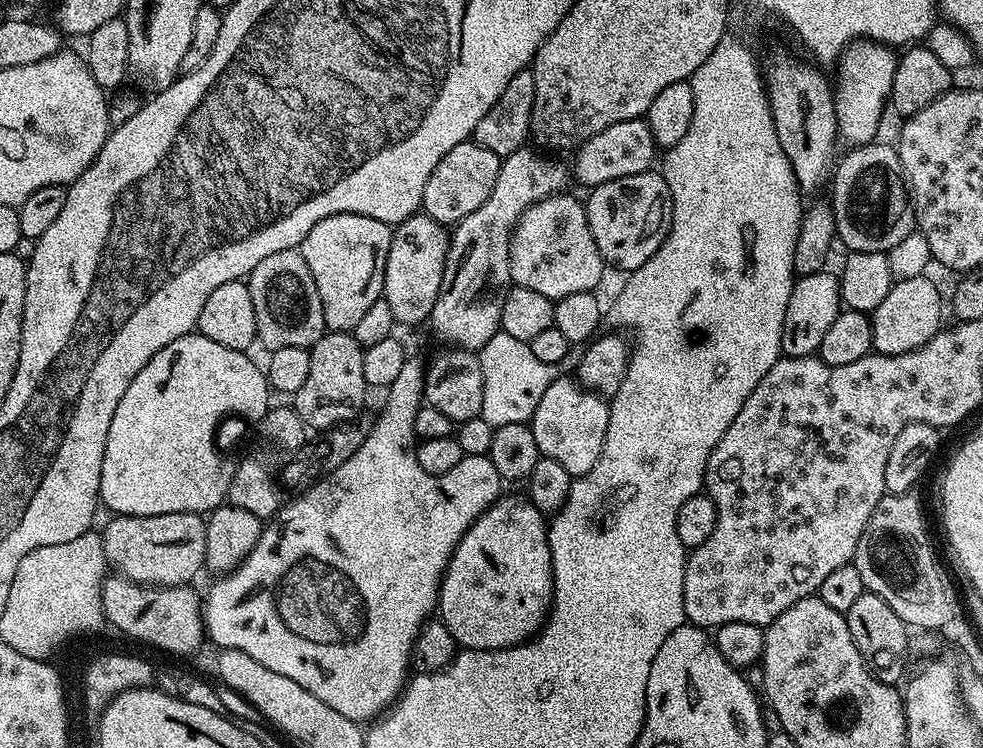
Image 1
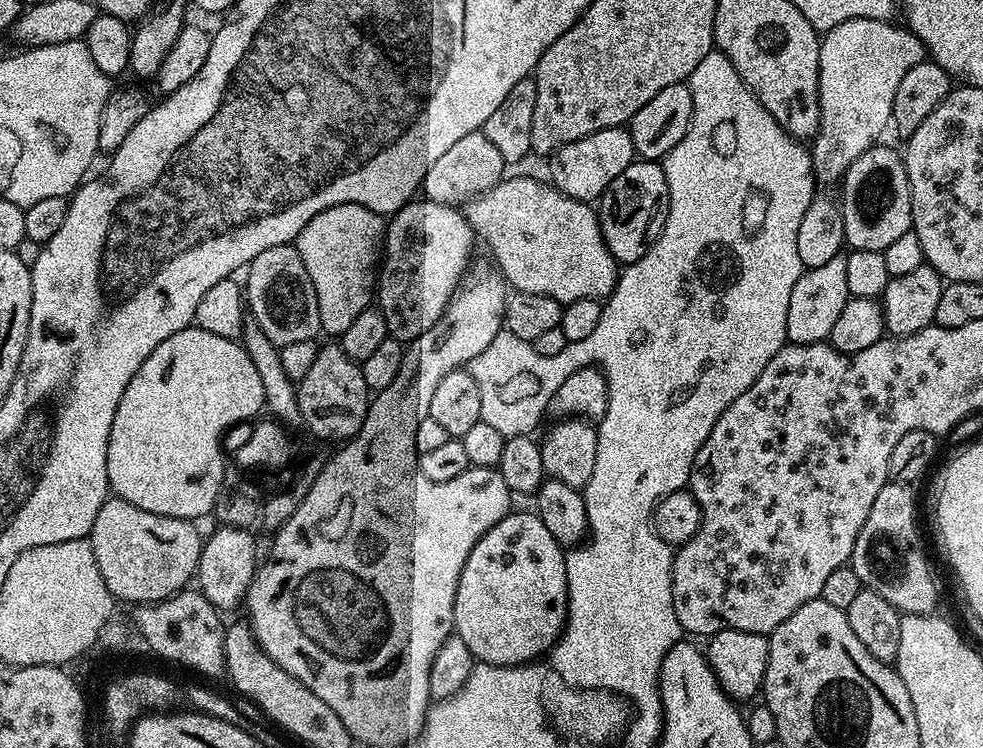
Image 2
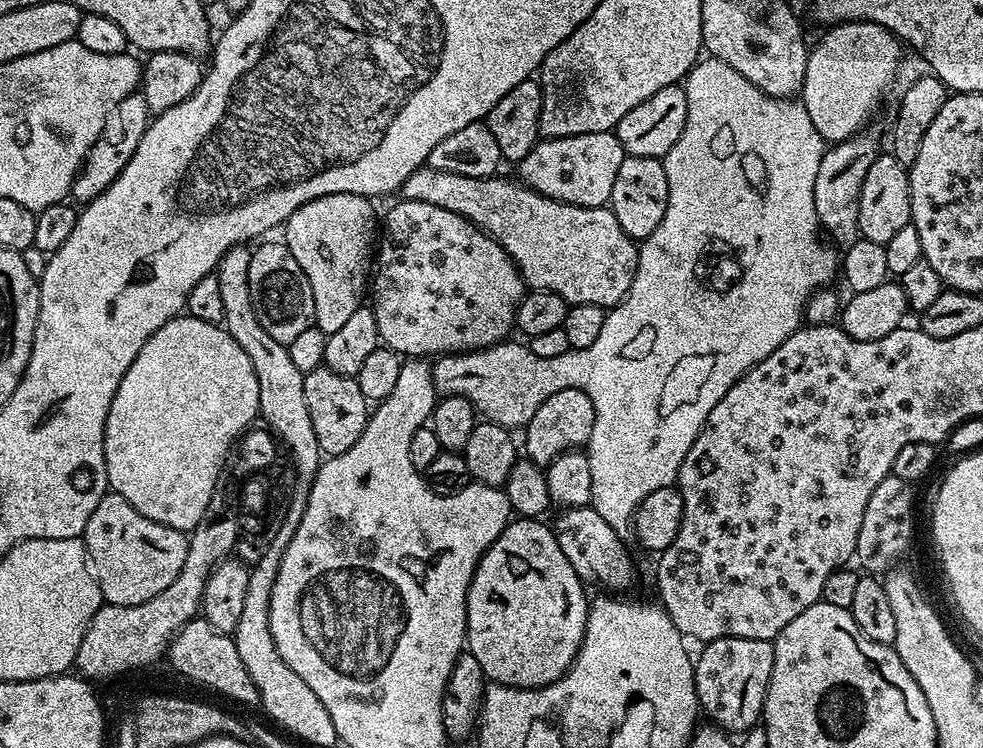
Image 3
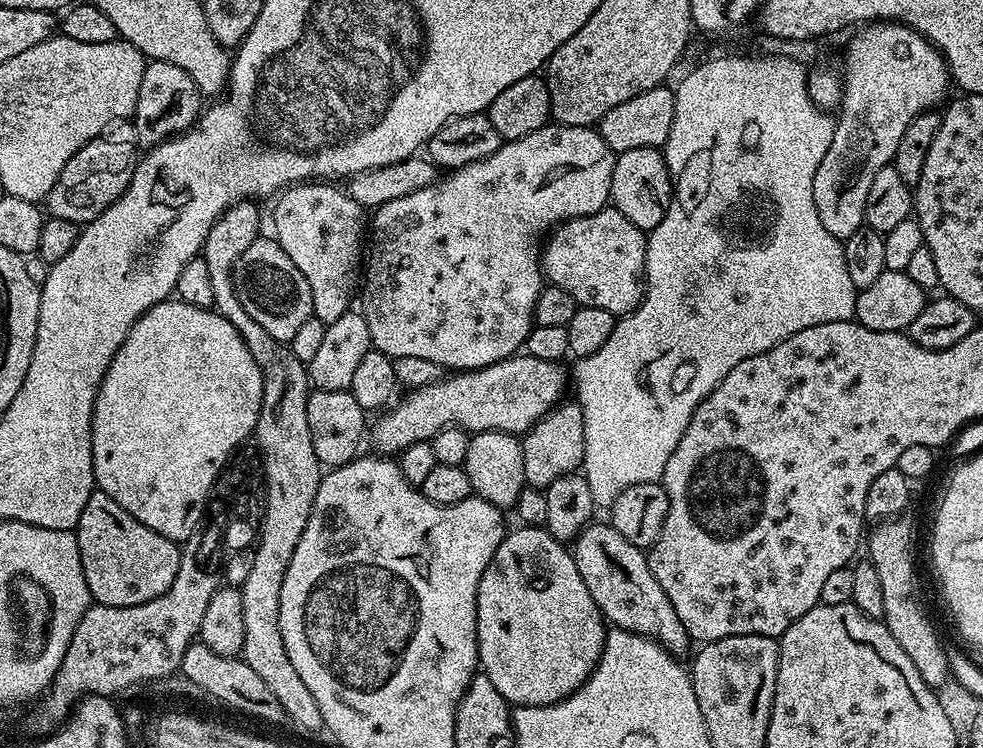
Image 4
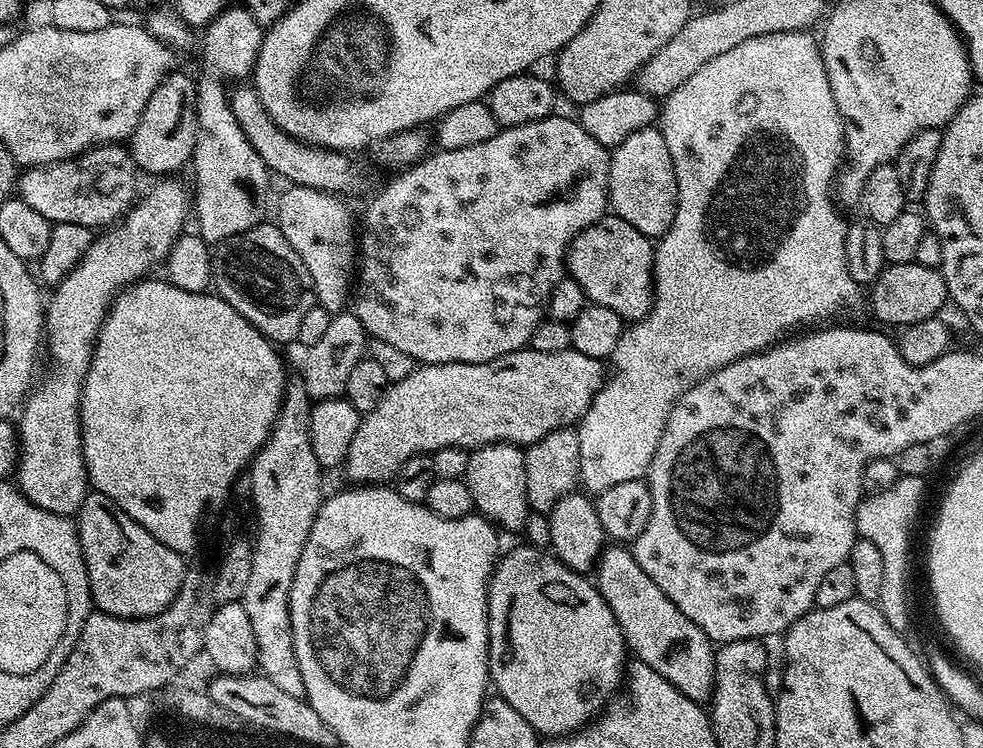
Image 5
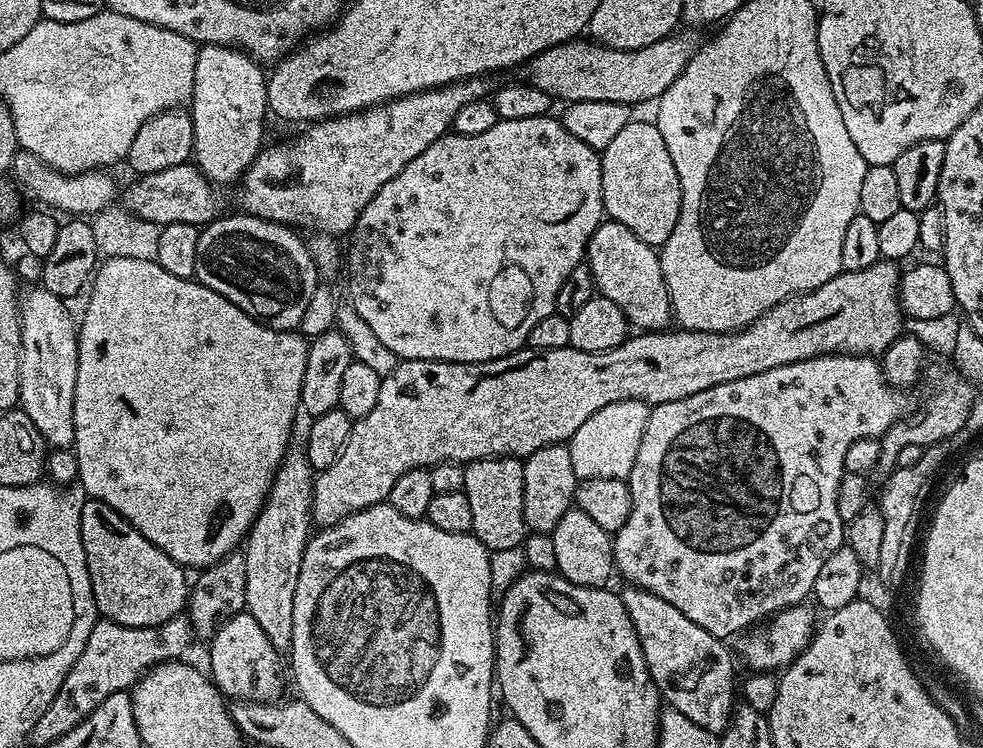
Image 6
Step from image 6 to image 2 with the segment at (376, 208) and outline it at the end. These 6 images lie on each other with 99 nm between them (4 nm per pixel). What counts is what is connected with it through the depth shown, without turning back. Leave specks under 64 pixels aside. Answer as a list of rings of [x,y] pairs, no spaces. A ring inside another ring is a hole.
[[[627,127],[598,130],[586,138],[578,138],[574,142],[564,144],[557,152],[553,152],[547,161],[547,179],[552,187],[557,188],[564,196],[596,202],[608,189],[610,182],[614,182],[614,178],[618,178],[618,174],[622,174],[622,170],[626,170],[626,166],[630,166],[635,159],[637,154]],[[427,198],[409,200],[387,221],[382,245],[382,267],[378,272],[378,311],[386,318],[391,339],[401,342],[417,340],[426,330],[430,330],[434,322],[438,322],[473,263],[472,240],[472,227],[459,207],[439,204]]]

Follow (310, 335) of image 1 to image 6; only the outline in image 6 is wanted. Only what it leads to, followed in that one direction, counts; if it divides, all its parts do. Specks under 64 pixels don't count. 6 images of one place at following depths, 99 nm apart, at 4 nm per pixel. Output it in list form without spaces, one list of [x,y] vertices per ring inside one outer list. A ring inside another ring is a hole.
[[[221,215],[212,223],[200,228],[195,279],[205,284],[210,290],[222,294],[222,298],[234,302],[234,306],[250,314],[250,318],[274,330],[291,332],[299,329],[302,313],[318,287],[316,263],[308,252],[307,243],[303,239],[299,240],[292,233],[295,231],[289,225],[275,224],[272,220],[263,220],[257,216],[239,215]]]

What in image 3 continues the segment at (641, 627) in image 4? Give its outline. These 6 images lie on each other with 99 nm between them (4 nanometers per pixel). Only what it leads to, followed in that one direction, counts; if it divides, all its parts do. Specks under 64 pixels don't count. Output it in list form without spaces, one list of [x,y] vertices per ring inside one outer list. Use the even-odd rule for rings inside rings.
[[[591,506],[583,508],[566,508],[559,513],[561,516],[554,523],[554,531],[558,538],[558,546],[562,546],[562,554],[574,566],[576,573],[585,585],[597,584],[597,589],[607,590],[612,594],[620,594],[636,580],[636,564],[623,544],[621,533],[616,532]]]

